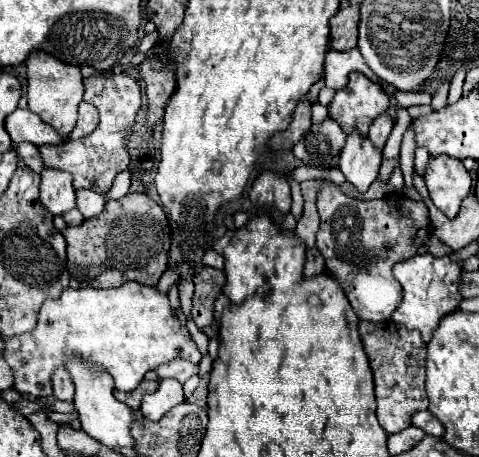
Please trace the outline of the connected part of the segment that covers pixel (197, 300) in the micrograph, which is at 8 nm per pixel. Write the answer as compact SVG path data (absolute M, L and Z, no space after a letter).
M204 266L196 276L196 292L194 292L194 308L192 308L192 320L200 330L208 328L214 320L214 302L216 296L222 292L222 286L226 282L226 276L222 270Z

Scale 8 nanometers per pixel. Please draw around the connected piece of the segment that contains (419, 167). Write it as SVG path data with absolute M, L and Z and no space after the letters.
M416 148L416 174L424 178L424 170L428 166L428 160L430 160L430 154L426 152L426 148Z

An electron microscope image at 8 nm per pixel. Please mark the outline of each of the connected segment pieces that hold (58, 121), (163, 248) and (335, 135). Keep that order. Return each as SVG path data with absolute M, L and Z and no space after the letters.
M32 52L26 60L28 68L28 108L48 122L62 140L66 140L76 126L78 104L82 102L82 74L80 68L60 62L46 52Z
M130 192L120 200L108 200L100 216L80 226L62 230L68 244L70 288L116 288L128 280L156 286L166 270L170 228L166 212L142 192Z
M326 118L322 124L312 124L302 140L292 148L292 152L308 166L336 168L336 156L344 148L344 142L346 134L340 130L340 126L332 118Z

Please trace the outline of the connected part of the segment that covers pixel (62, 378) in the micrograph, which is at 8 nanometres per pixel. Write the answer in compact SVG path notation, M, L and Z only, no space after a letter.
M58 368L52 376L52 386L54 386L54 398L72 402L74 400L74 384L72 378L68 376L66 368Z

